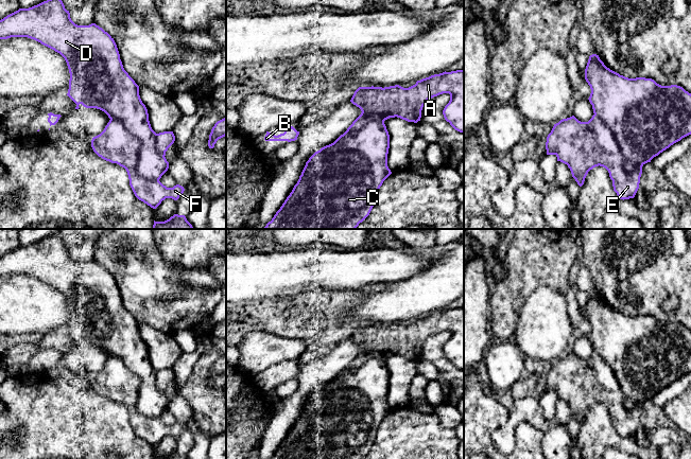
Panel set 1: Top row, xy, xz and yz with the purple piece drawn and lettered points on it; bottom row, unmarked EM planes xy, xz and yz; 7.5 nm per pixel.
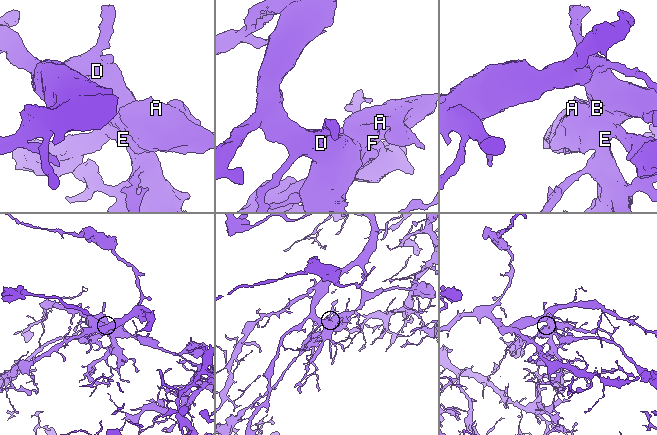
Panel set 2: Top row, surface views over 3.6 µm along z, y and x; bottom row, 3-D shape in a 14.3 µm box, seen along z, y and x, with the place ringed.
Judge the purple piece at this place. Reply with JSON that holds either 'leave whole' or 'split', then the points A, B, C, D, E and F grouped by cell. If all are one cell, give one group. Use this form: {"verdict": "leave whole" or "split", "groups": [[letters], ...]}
{"verdict": "split", "groups": [["A", "E", "F"], ["B", "C", "D"]]}

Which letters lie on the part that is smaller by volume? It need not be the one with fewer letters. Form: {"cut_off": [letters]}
{"cut_off": ["A", "E", "F"]}

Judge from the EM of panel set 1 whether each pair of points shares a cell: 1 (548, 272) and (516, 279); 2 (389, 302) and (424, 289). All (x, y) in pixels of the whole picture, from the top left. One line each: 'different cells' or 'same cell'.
1: same cell
2: same cell

